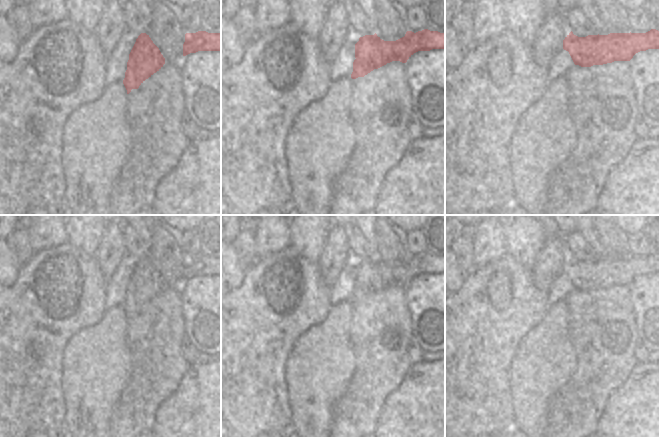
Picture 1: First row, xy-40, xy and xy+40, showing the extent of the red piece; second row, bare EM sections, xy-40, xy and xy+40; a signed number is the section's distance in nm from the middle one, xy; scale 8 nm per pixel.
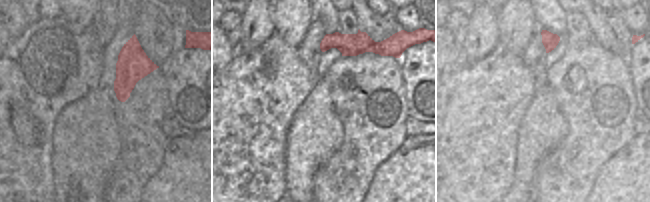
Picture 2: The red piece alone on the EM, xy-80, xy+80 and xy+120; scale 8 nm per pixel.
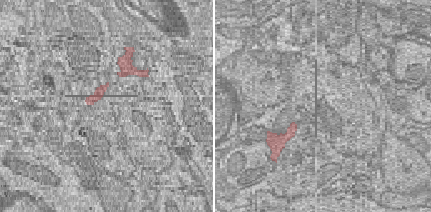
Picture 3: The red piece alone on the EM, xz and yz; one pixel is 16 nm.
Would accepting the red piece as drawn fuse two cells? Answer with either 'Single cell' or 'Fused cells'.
Fused cells

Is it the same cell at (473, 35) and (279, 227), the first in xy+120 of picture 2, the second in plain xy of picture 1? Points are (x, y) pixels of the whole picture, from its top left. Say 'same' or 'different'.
same

